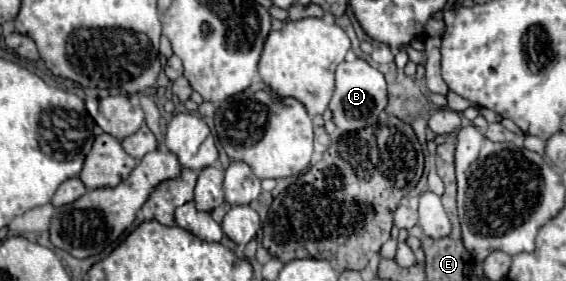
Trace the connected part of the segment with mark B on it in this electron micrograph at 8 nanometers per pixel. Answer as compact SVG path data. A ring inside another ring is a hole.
M365 59L355 61L343 61L337 67L337 85L329 103L329 109L333 113L333 123L341 131L357 131L369 125L375 125L379 119L379 113L387 105L387 83L381 71L371 67Z

